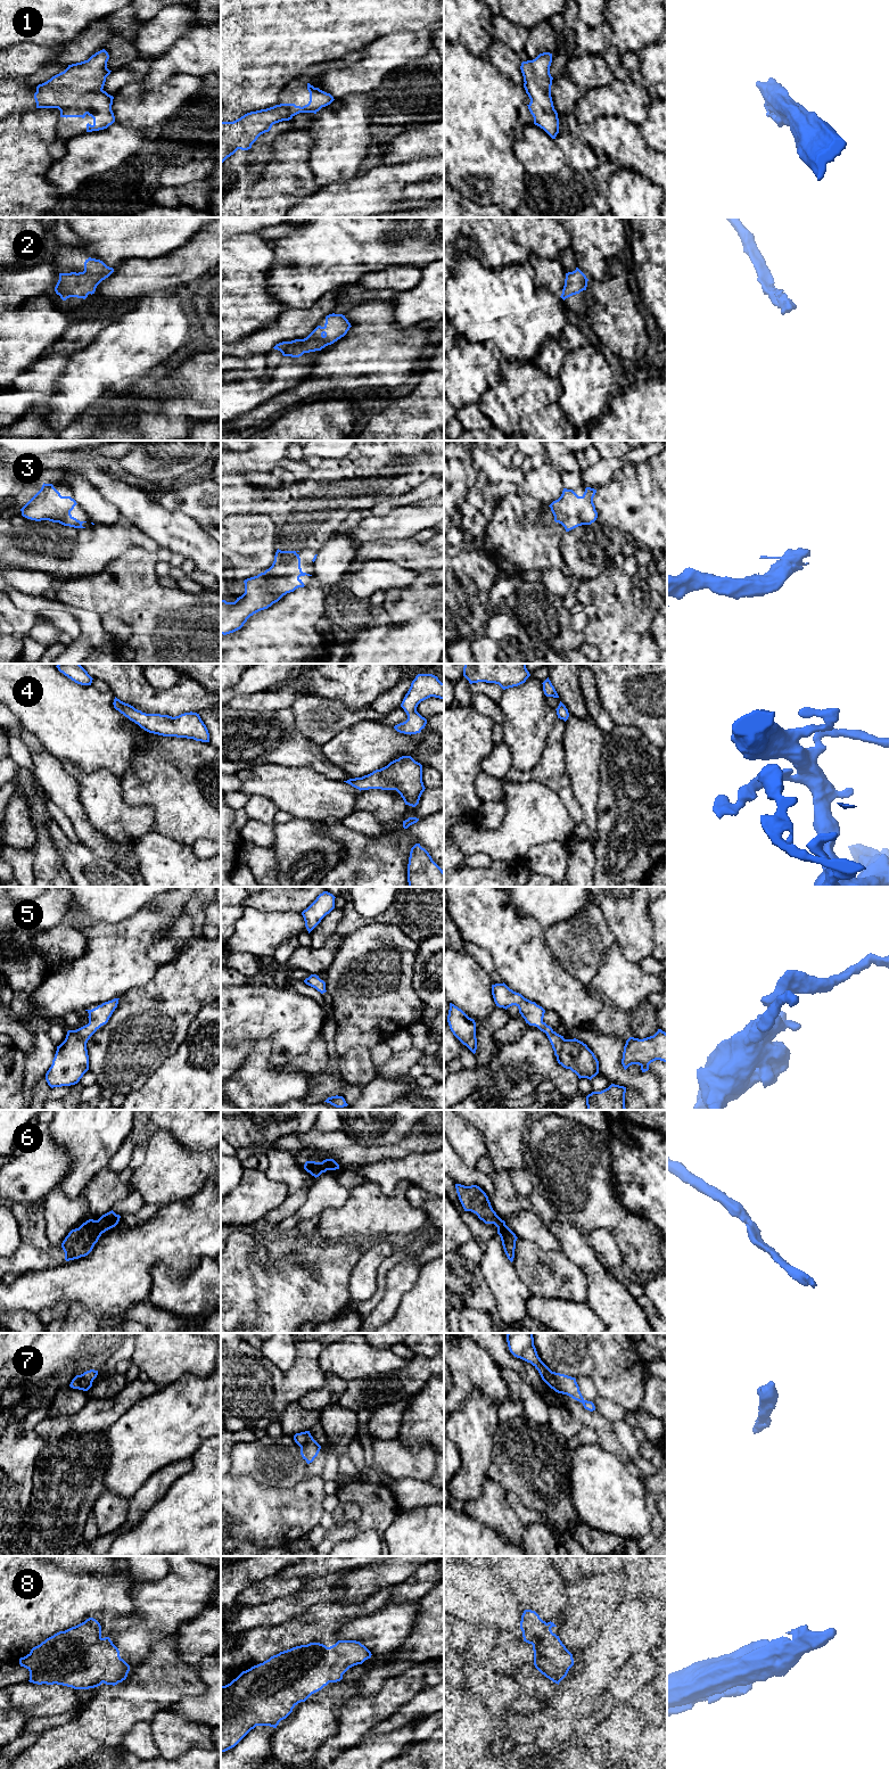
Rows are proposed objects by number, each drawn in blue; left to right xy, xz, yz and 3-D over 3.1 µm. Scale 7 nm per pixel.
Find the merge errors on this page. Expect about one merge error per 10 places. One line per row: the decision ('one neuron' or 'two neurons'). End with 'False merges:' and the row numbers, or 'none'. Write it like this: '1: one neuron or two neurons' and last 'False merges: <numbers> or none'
1: one neuron
2: one neuron
3: one neuron
4: one neuron
5: one neuron
6: one neuron
7: one neuron
8: one neuron
False merges: none

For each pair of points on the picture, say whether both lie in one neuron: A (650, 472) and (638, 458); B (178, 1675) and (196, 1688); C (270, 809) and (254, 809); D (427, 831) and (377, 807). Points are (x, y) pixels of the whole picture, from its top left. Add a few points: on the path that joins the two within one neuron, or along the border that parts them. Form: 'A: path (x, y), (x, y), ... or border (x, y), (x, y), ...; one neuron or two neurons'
A: border (655, 454), (638, 463), (627, 465), (617, 474); two neurons
B: path (182, 1675), (191, 1684); one neuron
C: path (266, 809), (257, 809); one neuron
D: border (403, 828), (395, 832), (384, 833); two neurons

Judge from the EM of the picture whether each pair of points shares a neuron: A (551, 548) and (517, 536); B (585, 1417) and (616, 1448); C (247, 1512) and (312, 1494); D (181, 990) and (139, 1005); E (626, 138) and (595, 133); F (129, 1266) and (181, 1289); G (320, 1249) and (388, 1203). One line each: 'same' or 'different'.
A: same
B: same
C: same
D: same
E: same
F: different
G: different

